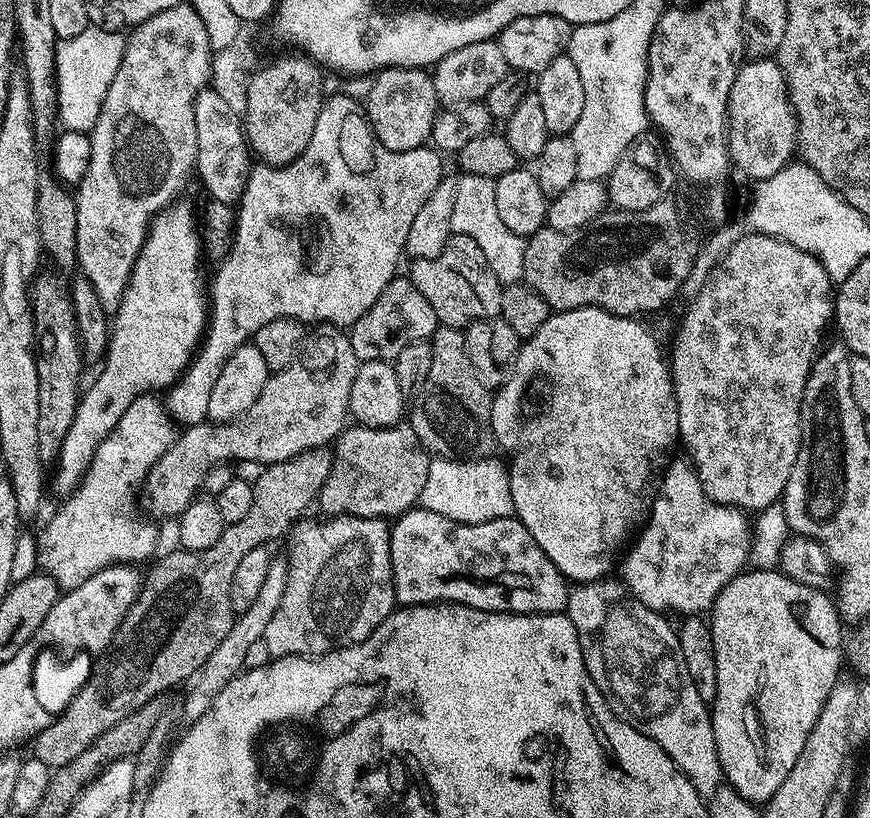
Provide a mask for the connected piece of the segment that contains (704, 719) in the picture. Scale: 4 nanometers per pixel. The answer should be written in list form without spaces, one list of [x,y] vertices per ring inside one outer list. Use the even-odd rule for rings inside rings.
[[[601,578],[576,584],[568,593],[566,615],[578,634],[590,678],[596,683],[604,699],[611,703],[616,715],[634,726],[634,730],[658,742],[658,746],[666,750],[674,766],[678,766],[678,770],[692,783],[698,795],[711,798],[722,786],[724,772],[720,768],[715,750],[714,733],[711,729],[712,714],[686,670],[677,629],[667,620],[667,615],[655,608],[649,608],[637,600],[621,581],[619,584],[612,579]]]

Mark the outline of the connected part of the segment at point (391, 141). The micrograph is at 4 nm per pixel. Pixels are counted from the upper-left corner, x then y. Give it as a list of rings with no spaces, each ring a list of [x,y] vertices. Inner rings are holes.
[[[381,68],[373,80],[376,81],[368,92],[366,115],[376,141],[395,152],[425,147],[431,141],[438,111],[431,75],[422,68]]]

